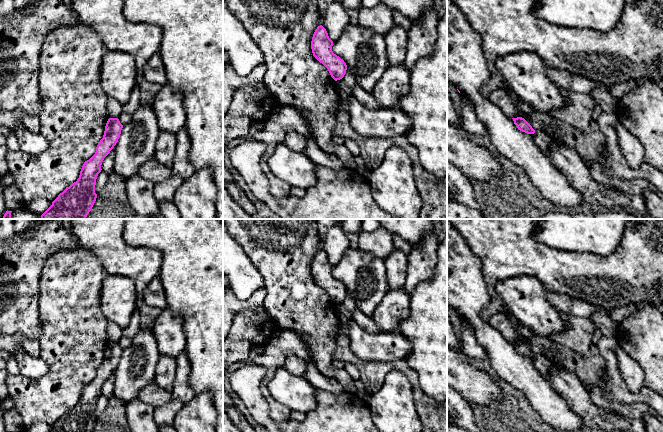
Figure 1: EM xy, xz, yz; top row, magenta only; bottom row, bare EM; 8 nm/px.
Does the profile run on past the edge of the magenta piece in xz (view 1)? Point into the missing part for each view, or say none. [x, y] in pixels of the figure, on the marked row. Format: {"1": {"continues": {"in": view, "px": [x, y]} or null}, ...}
{"1": {"continues": null}}

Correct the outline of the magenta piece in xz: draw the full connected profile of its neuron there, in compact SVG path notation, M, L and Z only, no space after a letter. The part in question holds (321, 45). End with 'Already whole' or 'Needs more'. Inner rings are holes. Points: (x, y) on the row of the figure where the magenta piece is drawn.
M322 25L318 26L311 41L313 56L328 69L331 77L337 81L346 74L347 65L343 59L333 53L332 46L333 41L329 38L326 29Z. Already whole

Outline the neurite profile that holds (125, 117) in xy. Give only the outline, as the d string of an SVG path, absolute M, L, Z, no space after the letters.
M135 83L134 89L130 95L130 99L126 105L123 105L122 112L118 117L123 126L132 120L134 112L141 106L140 93L141 88Z

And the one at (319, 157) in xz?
M312 137L308 138L304 153L315 165L334 171L345 168L343 162L337 156L323 151Z

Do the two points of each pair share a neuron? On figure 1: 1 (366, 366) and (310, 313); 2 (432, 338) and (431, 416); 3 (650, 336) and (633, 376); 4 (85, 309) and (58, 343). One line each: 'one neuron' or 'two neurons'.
1: two neurons
2: two neurons
3: two neurons
4: one neuron

